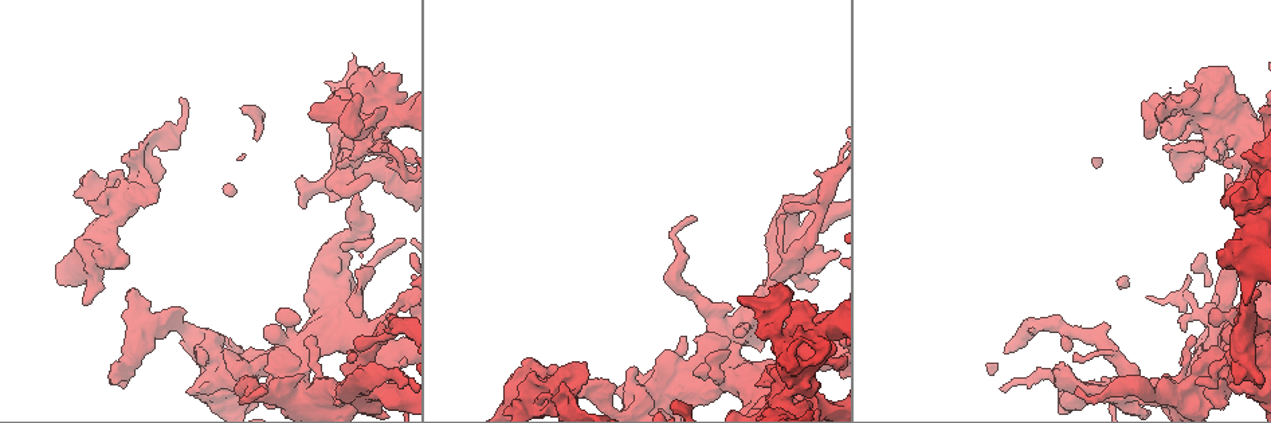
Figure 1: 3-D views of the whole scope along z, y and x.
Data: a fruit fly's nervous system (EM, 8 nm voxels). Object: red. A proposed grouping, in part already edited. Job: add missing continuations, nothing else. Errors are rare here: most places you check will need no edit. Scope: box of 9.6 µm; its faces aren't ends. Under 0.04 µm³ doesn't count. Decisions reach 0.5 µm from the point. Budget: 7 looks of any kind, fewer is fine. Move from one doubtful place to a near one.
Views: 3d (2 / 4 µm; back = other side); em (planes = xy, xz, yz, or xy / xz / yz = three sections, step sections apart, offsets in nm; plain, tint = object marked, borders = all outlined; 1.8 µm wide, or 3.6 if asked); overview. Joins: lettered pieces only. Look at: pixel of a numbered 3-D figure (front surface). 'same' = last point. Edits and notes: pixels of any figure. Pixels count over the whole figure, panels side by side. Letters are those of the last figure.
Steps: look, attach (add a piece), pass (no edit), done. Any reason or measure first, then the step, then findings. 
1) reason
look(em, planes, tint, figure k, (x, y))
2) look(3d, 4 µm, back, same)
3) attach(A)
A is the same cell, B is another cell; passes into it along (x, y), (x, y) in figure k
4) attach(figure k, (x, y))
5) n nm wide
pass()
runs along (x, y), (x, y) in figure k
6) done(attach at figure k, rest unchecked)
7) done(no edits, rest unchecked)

branch stops here
look(3d, 4 µm, figure 1, (355, 195))

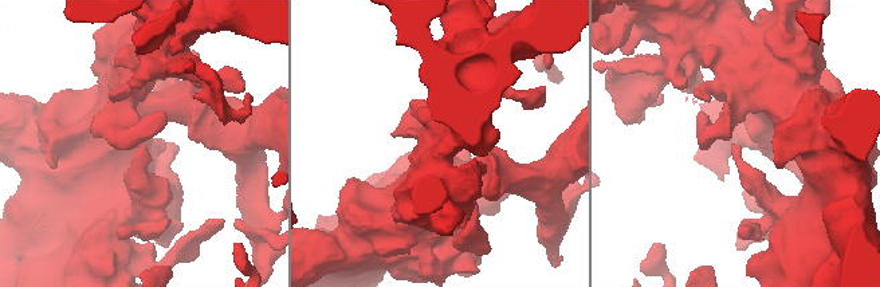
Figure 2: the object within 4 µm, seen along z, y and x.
need the tissue
look(em, 3.6 µm, xy, step 16, tint, figure 2, (143, 146))

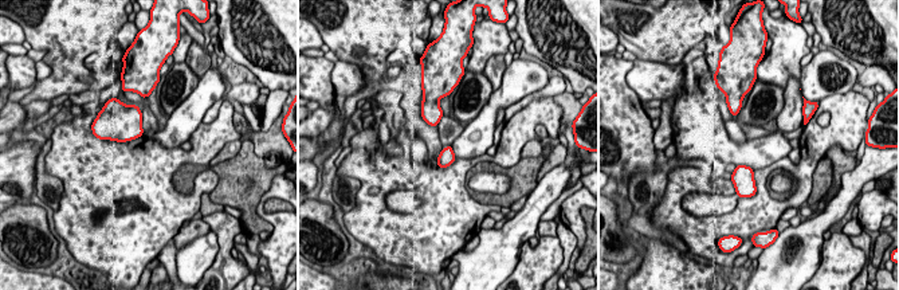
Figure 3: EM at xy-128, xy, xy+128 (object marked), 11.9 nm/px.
another direction
look(em, 3.6 µm, planes, borders, same)

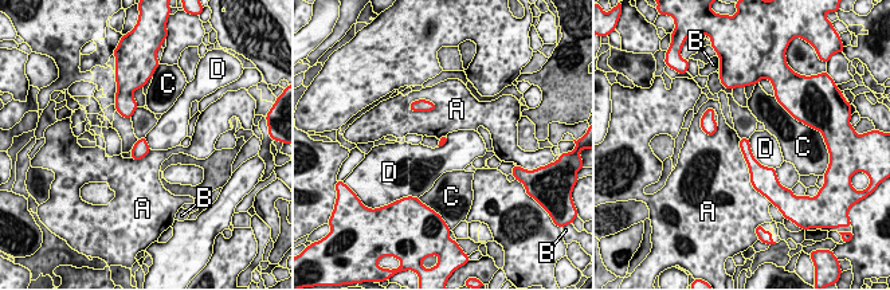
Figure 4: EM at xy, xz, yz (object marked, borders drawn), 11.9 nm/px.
pass()
A, B, C and D are other cells; border along (748, 138), (752, 156), (775, 169) in figure 4; none of them fits

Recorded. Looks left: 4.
small branch off a trunk
look(3d, 4 µm, figure 1, (295, 335))

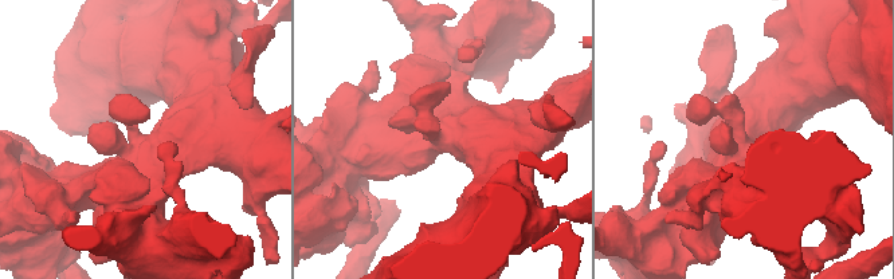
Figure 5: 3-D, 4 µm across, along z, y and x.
now the EM
look(em, 3.6 µm, planes, borders, figure 5, (438, 136))

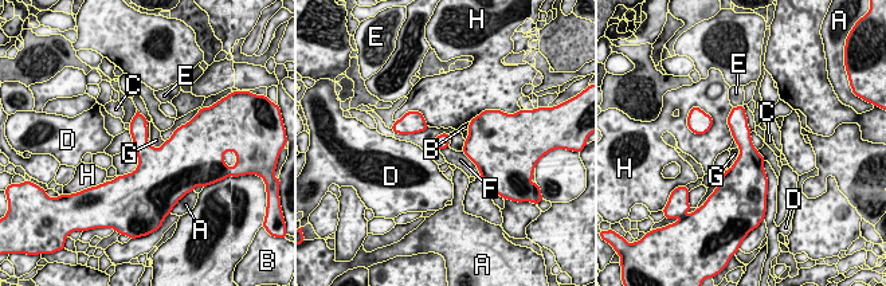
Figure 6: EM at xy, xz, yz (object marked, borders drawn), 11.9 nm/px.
H touches over 420 nm
pass()
A, B, C, D, E, F, G and H are other cells; border along (739, 147), (739, 157), (726, 169) in figure 6; none of them fits

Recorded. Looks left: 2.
done(no edits, rest unchecked)

